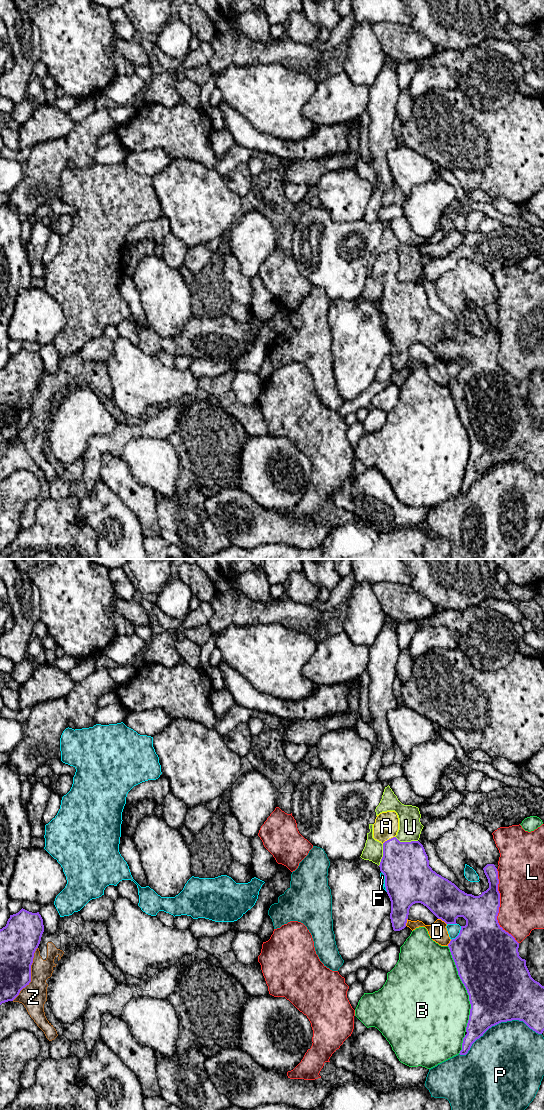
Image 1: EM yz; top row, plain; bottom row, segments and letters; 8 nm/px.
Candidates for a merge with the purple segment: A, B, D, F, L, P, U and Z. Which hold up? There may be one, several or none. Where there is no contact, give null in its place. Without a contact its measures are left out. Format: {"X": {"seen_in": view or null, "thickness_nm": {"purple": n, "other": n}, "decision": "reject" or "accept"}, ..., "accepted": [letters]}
{"A": {"seen_in": "yz", "thickness_nm": {"purple": 380, "other": 200}, "decision": "accept"}, "B": {"seen_in": "yz", "thickness_nm": {"purple": 500, "other": 500}, "decision": "reject"}, "D": {"seen_in": "yz", "thickness_nm": {"purple": 300, "other": 150}, "decision": "reject"}, "F": {"seen_in": "yz", "thickness_nm": {"purple": 480, "other": 100}, "decision": "reject"}, "L": {"seen_in": "yz", "thickness_nm": {"purple": 300, "other": 360}, "decision": "reject"}, "P": {"seen_in": "yz", "thickness_nm": {"purple": 480, "other": 500}, "decision": "reject"}, "U": {"seen_in": "yz", "thickness_nm": {"purple": 380, "other": 190}, "decision": "reject"}, "Z": {"seen_in": "yz", "thickness_nm": {"purple": 280, "other": 200}, "decision": "reject"}, "accepted": ["A"]}

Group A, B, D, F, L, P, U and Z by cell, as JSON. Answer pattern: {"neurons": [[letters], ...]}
{"neurons": [["A"], ["B"], ["D", "Z"], ["F"], ["L"], ["P"], ["U"]]}

